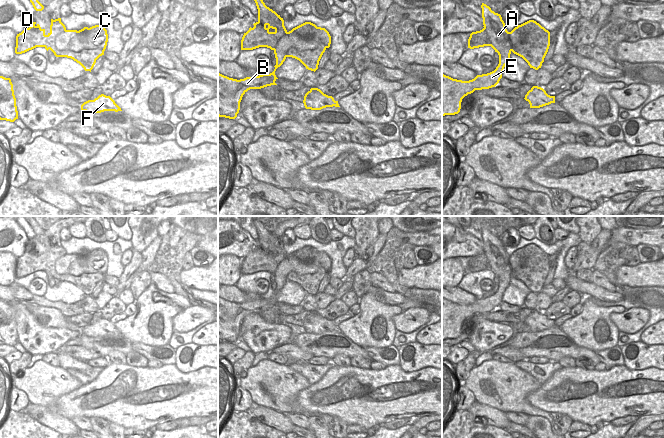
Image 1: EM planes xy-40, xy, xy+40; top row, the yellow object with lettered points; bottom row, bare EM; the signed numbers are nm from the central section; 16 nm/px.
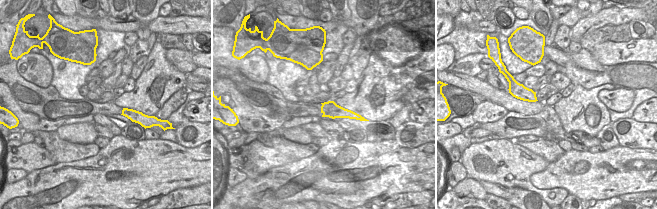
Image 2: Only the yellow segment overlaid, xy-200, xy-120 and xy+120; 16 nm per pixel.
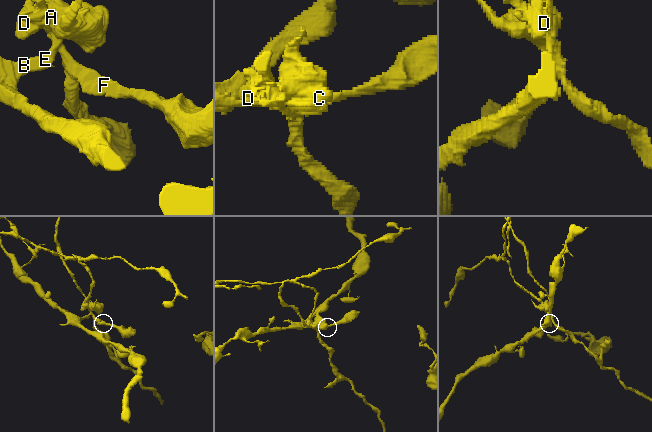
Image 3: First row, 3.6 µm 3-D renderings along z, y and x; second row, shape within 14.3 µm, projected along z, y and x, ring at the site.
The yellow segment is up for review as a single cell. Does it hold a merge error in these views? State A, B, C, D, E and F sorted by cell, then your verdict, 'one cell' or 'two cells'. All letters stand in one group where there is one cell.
A C D F / B E | two cells

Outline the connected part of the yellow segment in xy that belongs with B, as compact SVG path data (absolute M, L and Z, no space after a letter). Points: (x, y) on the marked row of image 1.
M276 67L270 74L233 79L218 73L218 116L235 119L240 110L243 95L250 89L277 85Z

